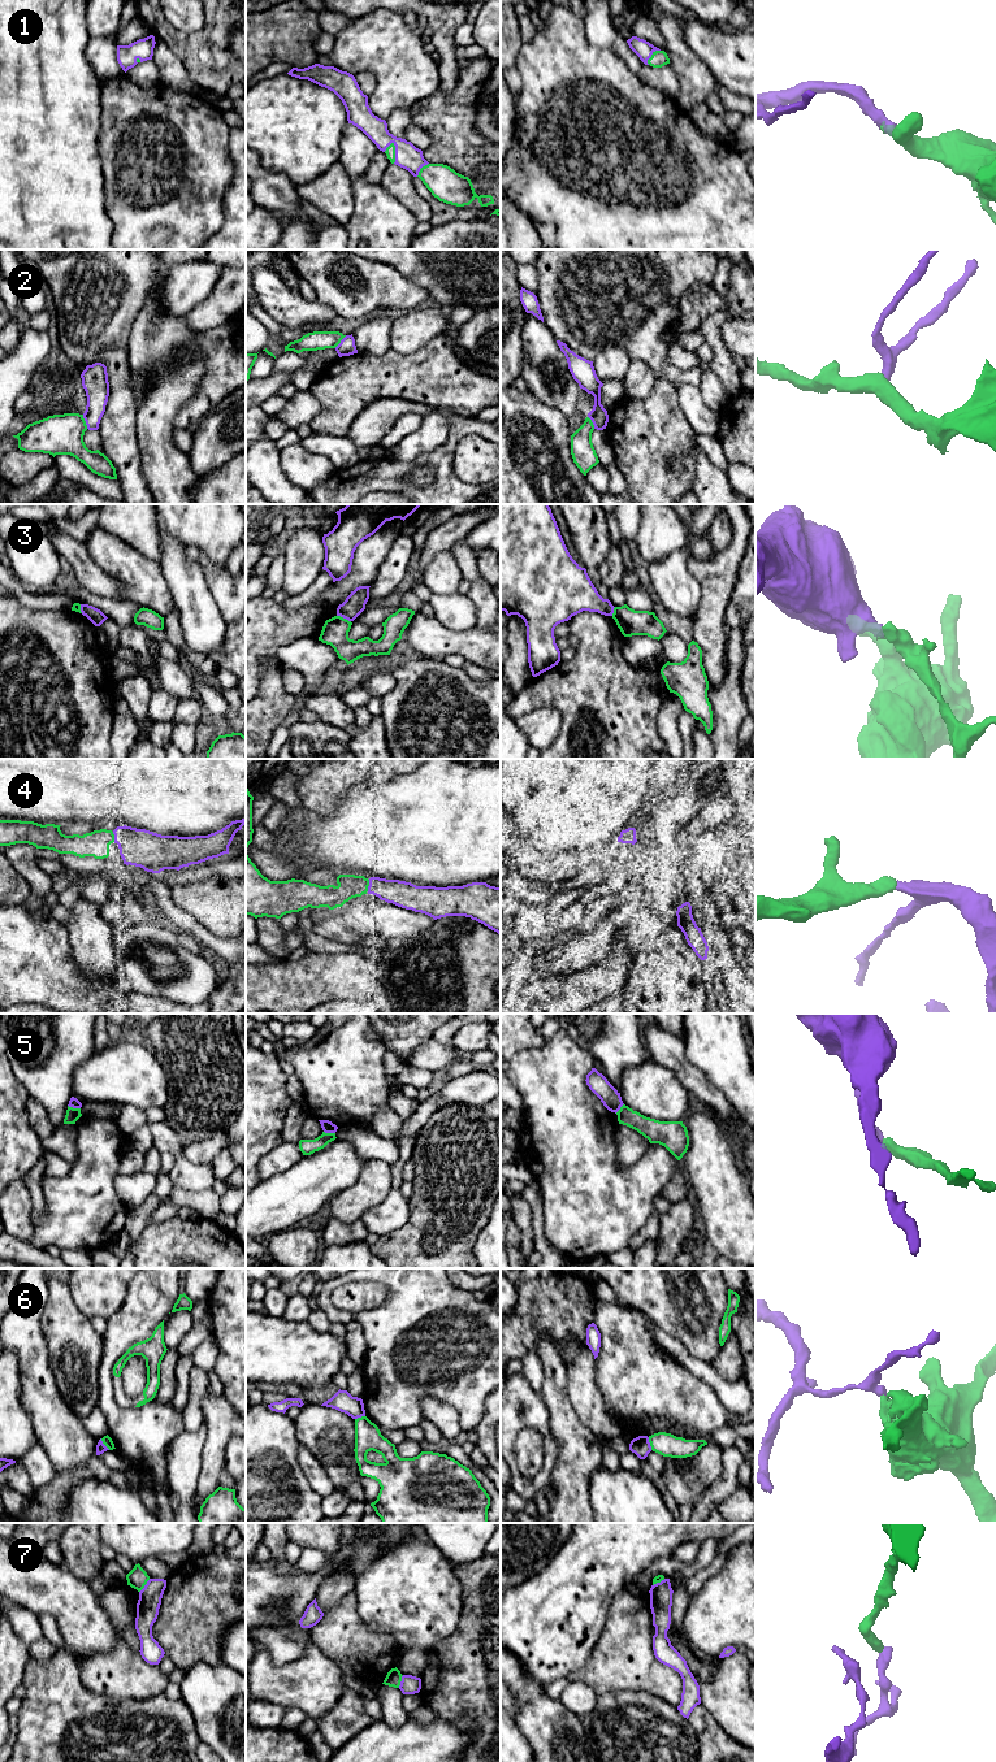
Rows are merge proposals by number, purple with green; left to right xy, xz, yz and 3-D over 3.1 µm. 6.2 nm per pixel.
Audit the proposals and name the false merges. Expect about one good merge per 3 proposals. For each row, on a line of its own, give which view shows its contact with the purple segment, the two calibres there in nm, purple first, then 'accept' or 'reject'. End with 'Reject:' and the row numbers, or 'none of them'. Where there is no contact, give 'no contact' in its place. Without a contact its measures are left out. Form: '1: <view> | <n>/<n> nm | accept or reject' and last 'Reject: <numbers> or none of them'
1: xz | 160/60 nm | accept
2: xy | 160/260 nm | reject
3: xz | 130/160 nm | reject
4: xz | 160/150 nm | accept
5: xy | 60/80 nm | reject
6: yz | 120/140 nm | reject
7: xy | 140/120 nm | reject
Reject: 2, 3, 5, 6, 7

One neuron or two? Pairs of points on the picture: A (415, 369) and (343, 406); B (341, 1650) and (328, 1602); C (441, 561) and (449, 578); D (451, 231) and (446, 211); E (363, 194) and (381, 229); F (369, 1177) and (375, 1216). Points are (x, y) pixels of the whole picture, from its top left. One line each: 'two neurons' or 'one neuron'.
A: one neuron
B: two neurons
C: one neuron
D: two neurons
E: one neuron
F: two neurons

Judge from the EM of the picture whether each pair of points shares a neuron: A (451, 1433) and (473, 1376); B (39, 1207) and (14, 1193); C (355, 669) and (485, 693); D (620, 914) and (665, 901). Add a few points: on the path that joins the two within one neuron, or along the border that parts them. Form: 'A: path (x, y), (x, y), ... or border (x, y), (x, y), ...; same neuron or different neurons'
A: border (434, 1397), (455, 1409), (459, 1424), (464, 1431); different neurons
B: border (25, 1184), (31, 1201), (33, 1223); different neurons
C: path (388, 667), (414, 677), (427, 689), (453, 691); same neuron
D: path (631, 906), (637, 899), (654, 899); same neuron

